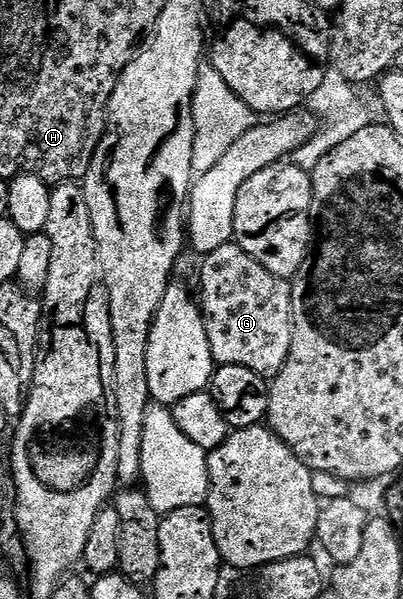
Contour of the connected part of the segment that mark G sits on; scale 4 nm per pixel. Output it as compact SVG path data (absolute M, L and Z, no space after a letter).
M233 242L203 257L198 303L217 365L246 366L265 378L275 377L288 360L294 342L294 298L285 277L270 274L262 262L250 258Z

